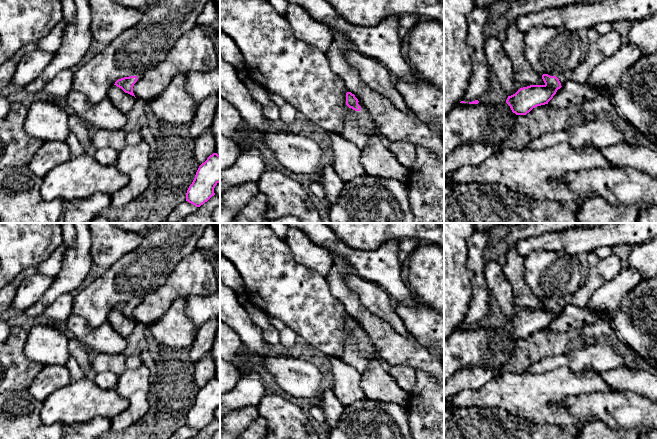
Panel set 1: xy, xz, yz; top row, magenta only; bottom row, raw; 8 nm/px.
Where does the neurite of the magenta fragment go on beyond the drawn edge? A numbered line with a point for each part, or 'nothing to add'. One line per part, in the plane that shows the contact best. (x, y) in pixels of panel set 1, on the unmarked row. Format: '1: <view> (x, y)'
1: yz (601, 271)

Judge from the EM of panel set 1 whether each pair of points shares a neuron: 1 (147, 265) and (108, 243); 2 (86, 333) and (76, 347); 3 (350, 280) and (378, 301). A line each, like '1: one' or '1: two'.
1: two
2: two
3: one

